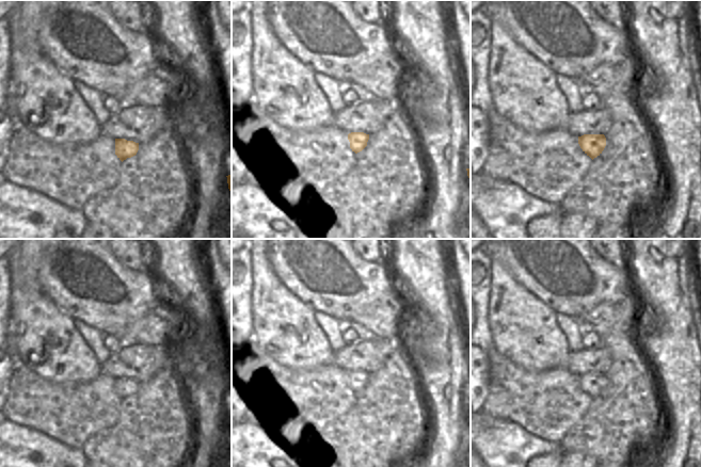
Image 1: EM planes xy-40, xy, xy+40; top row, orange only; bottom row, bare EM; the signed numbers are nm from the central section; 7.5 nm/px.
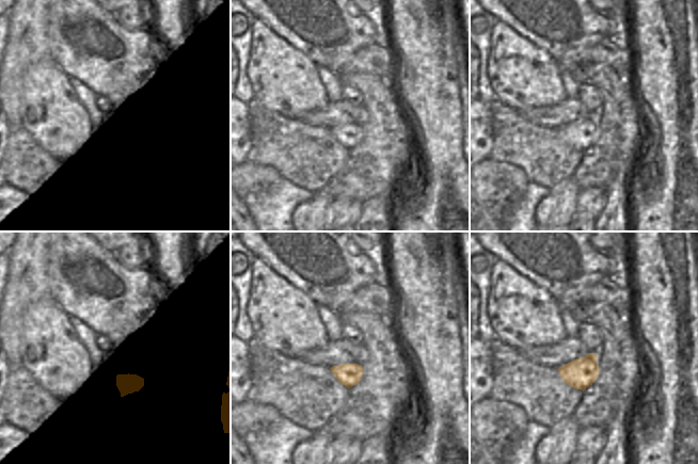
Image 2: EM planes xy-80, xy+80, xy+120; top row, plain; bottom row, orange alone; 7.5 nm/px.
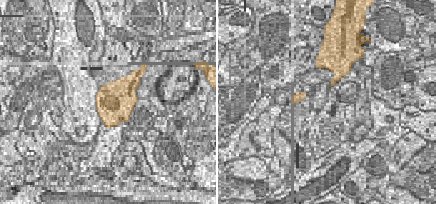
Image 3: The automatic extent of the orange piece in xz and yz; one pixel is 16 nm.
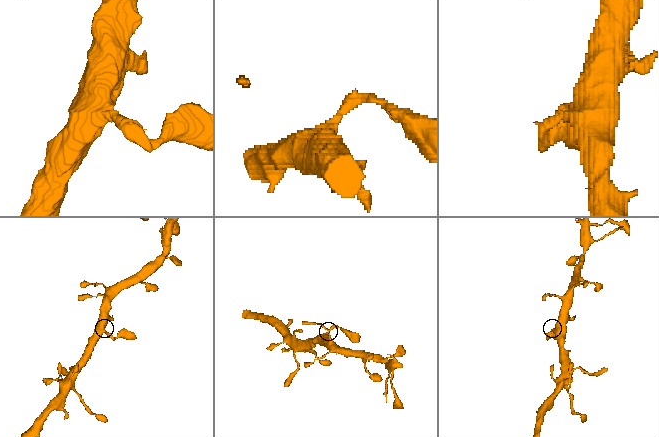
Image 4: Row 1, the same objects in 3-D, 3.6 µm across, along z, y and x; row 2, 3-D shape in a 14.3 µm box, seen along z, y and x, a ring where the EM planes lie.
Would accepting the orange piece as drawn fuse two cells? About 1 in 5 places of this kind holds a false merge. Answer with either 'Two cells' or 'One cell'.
One cell.

